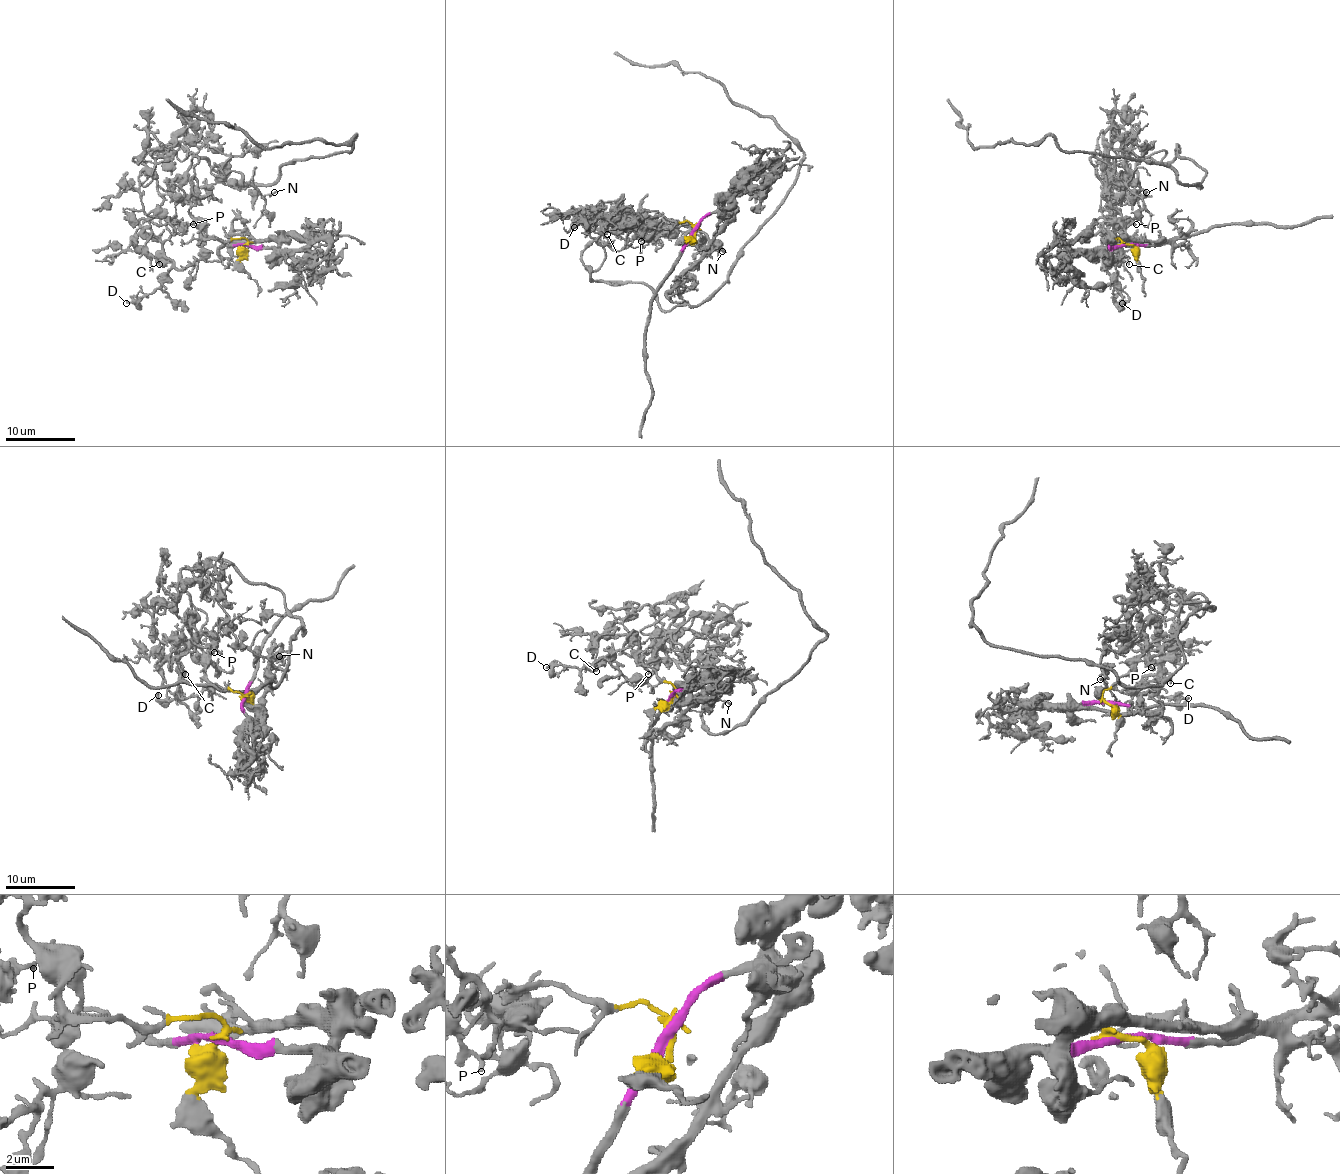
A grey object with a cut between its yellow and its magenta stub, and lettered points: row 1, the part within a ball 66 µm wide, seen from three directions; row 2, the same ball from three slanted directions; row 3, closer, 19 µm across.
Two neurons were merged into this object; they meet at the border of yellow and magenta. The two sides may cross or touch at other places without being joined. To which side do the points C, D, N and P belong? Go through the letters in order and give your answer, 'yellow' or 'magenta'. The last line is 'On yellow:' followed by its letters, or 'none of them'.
C: yellow
D: yellow
N: yellow
P: yellow
On yellow: C, D, N, P

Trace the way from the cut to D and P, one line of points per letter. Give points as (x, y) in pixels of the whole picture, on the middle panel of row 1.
D: (695, 231), (637, 217), (620, 250), (596, 239), (620, 208), (575, 227)
P: (695, 231), (686, 220), (651, 217), (639, 225), (637, 217), (617, 250), (596, 241), (611, 217), (641, 241)

